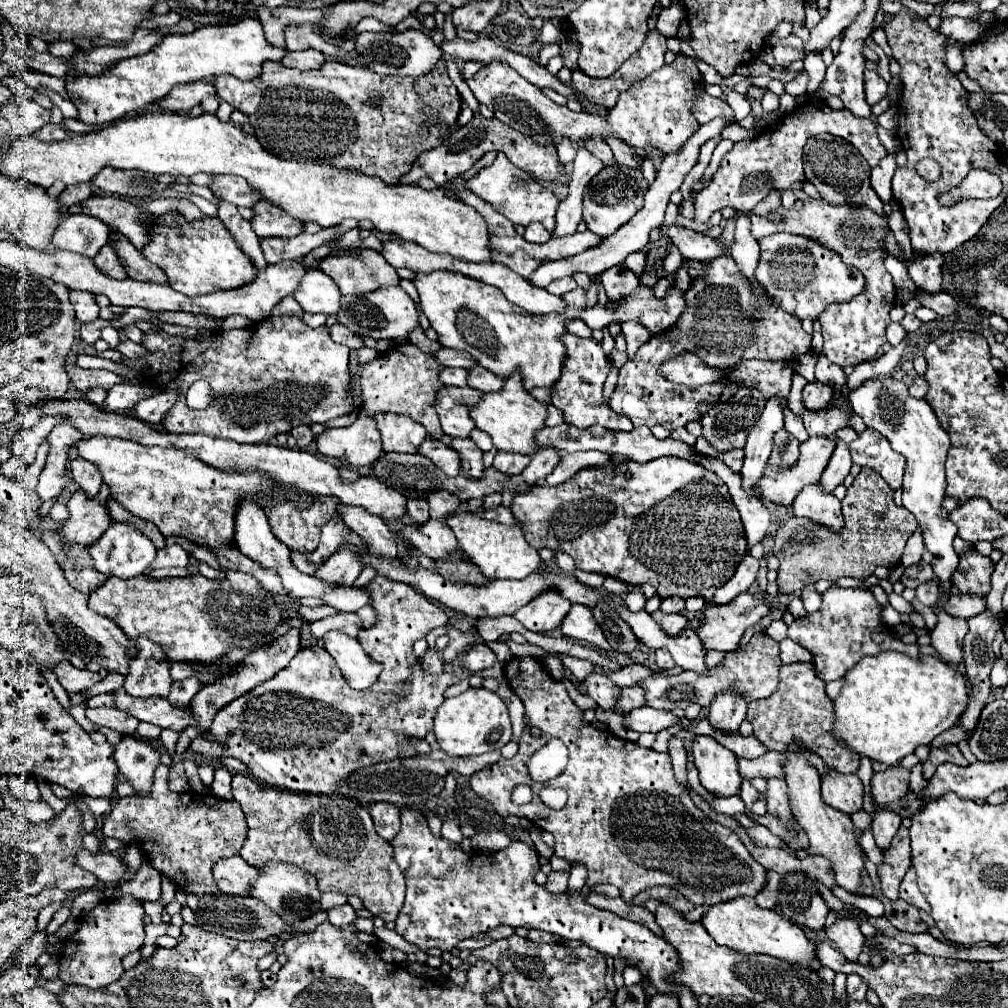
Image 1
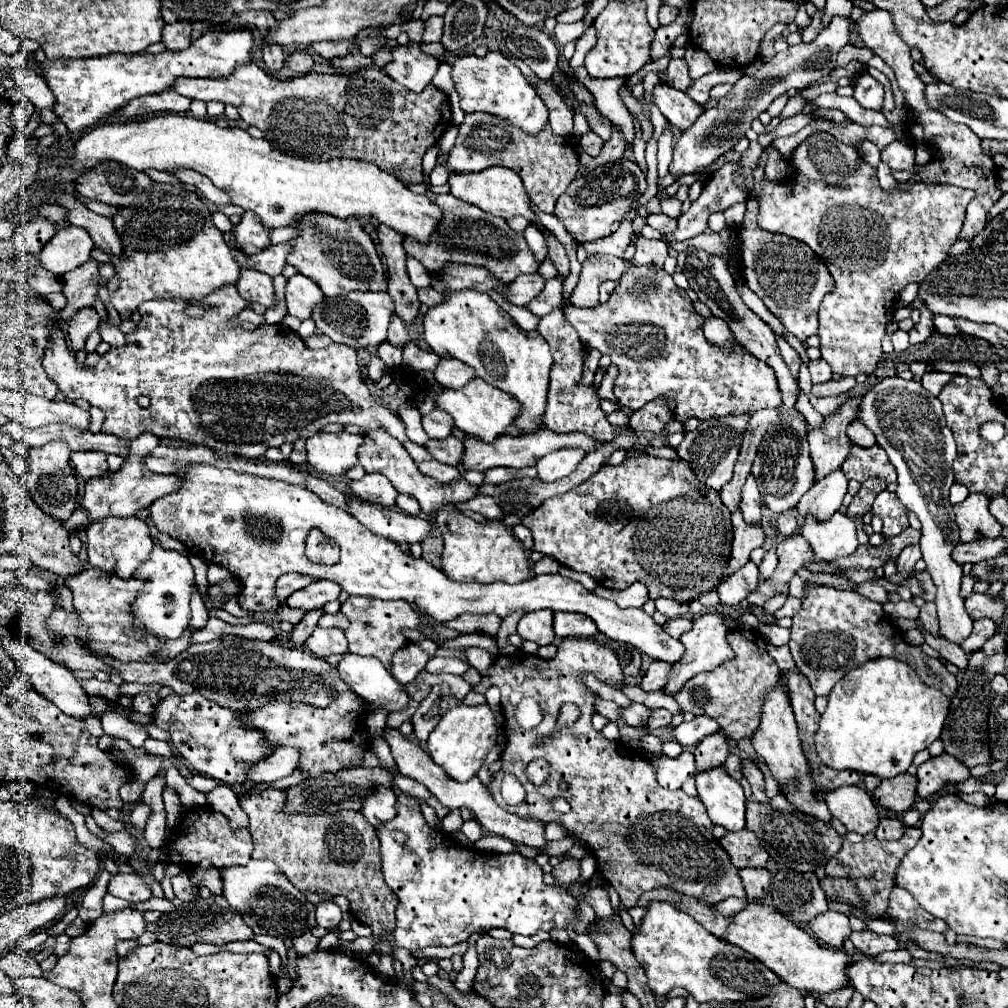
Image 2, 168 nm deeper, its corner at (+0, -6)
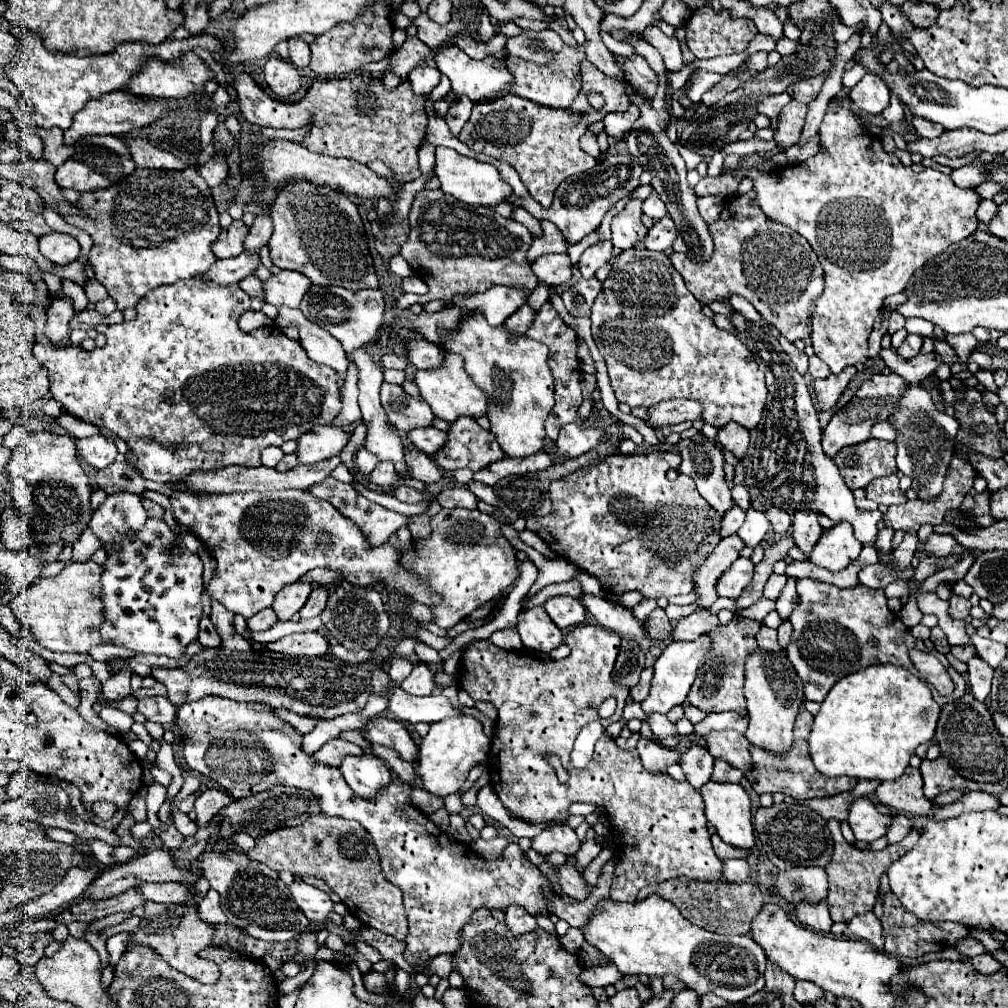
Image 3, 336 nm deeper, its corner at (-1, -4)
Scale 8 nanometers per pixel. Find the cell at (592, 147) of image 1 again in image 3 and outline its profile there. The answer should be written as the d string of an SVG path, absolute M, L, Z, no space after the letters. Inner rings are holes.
M586 130L586 132L582 134L582 138L580 138L580 148L582 148L586 154L594 156L594 158L598 158L598 156L600 156L598 140L596 140L596 136L594 136L590 130Z

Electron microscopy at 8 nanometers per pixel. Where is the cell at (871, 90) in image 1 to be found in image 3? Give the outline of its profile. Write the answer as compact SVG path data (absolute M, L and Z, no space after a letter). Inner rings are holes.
M864 74L864 78L850 90L850 100L854 108L864 114L882 114L890 104L890 90L874 74Z

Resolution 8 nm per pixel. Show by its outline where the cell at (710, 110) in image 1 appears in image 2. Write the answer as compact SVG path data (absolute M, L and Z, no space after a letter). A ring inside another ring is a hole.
M657 84L653 90L653 100L659 106L659 110L663 112L663 116L679 130L687 130L691 128L691 124L695 124L695 120L703 114L703 106L697 104L691 96L687 96L685 92L673 90L667 84Z

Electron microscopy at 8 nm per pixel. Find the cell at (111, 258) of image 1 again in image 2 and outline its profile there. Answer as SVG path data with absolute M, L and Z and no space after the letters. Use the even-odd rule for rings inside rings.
M87 260L87 264L67 272L63 276L63 294L67 296L67 306L59 312L63 320L69 320L77 310L91 306L97 298L99 284L99 262Z

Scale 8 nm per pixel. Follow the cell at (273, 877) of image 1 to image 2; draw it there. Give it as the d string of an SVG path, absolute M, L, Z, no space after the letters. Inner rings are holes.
M251 860L245 866L223 868L223 896L229 906L239 910L245 924L251 926L255 934L293 940L315 926L315 904L311 904L271 860Z

